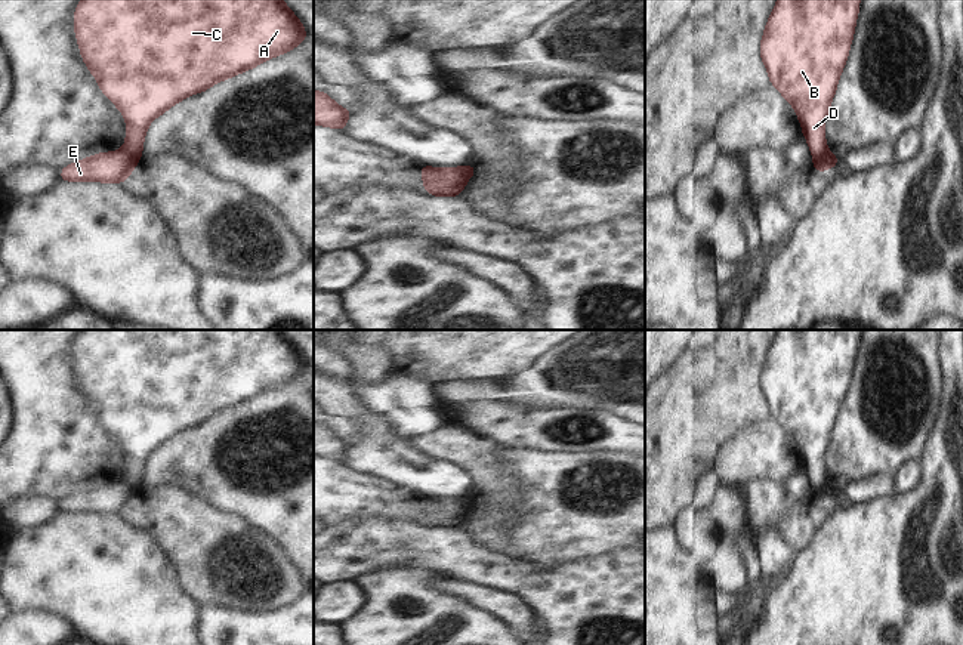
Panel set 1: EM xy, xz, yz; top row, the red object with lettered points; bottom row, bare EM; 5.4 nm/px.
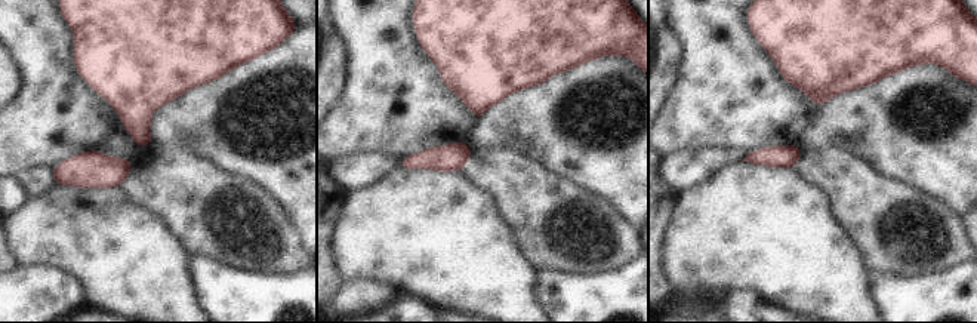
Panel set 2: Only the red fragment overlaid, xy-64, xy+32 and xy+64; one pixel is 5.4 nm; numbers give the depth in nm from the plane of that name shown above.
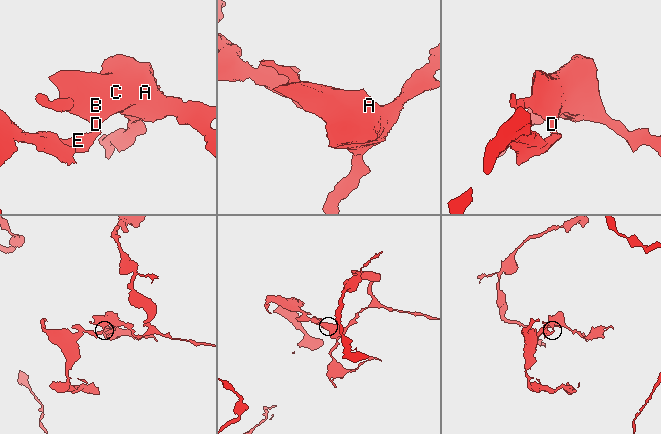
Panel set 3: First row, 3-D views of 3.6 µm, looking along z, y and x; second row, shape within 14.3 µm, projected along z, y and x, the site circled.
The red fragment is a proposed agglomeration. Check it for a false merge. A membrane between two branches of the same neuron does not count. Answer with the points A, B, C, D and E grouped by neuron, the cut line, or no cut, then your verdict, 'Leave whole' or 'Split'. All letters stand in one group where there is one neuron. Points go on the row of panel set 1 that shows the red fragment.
Groups: A B C D / E. Split along xy (124, 147), (139, 159). Split.

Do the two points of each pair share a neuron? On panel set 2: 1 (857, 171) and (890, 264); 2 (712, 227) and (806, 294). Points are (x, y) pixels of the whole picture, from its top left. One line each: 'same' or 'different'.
1: same
2: same

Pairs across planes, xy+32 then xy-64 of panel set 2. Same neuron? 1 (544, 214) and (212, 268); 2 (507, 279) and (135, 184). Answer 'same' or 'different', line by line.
1: different
2: different

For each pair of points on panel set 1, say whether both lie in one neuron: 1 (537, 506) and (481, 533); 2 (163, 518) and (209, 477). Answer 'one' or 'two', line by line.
1: one
2: two

